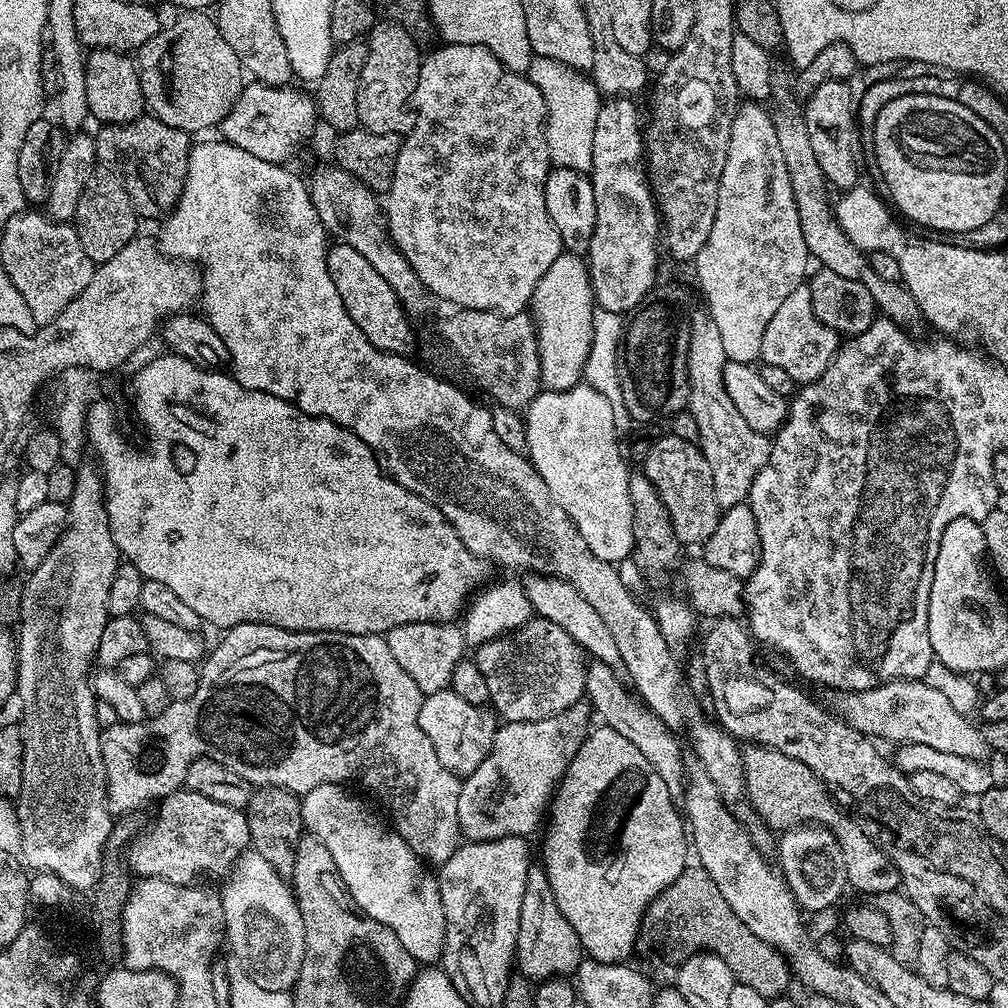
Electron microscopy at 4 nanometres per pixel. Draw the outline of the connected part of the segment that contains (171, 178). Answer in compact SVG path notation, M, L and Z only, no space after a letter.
M152 114L142 115L129 124L106 124L99 130L95 133L97 161L119 176L136 207L137 217L157 221L167 217L184 189L189 133L168 126Z

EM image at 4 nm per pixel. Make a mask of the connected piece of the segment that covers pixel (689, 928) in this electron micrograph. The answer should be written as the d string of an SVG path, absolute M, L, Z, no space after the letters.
M699 864L687 865L682 874L650 902L646 914L643 915L641 937L664 961L672 964L671 966L678 966L682 961L702 951L716 954L732 970L735 983L753 987L767 1000L781 997L789 982L792 982L791 968L785 958L776 948L751 934L746 924L734 914L729 902L710 878L709 872Z

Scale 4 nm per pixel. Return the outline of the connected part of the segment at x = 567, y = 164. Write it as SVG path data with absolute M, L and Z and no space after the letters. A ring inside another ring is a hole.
M533 55L526 73L528 80L542 90L548 111L548 150L550 160L557 168L569 168L575 172L591 173L594 154L594 122L598 122L598 110L602 93L583 71L554 62L552 58Z

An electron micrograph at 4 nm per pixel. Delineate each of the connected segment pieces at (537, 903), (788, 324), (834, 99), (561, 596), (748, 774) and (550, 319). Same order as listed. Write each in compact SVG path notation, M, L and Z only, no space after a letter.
M529 867L526 894L522 896L522 918L518 918L518 942L514 961L519 975L528 977L532 982L568 978L575 973L581 959L580 939L578 934L574 934L574 926L566 922L566 914L558 910L548 875L544 873L543 867Z
M801 286L791 292L782 306L778 306L774 318L770 318L770 323L766 325L766 334L762 334L762 350L759 359L770 366L782 366L790 378L794 378L797 385L803 386L812 384L826 370L826 366L832 361L833 356L839 352L842 345L842 337L839 332L835 332L830 326L826 326L814 314L814 306L810 298L810 290L807 286Z
M828 80L818 86L811 97L803 105L803 112L807 127L807 133L810 134L811 148L814 150L815 157L822 168L829 185L837 184L840 190L857 187L856 180L856 146L858 147L858 123L857 123L857 105L851 100L850 86L847 80Z
M528 574L525 577L522 580L524 593L526 598L530 598L532 611L539 619L554 622L554 626L562 626L562 630L566 630L566 634L570 634L593 661L605 663L617 674L624 672L622 654L618 650L618 642L614 642L614 634L610 634L606 622L602 622L602 614L598 614L598 610L594 610L594 606L590 606L590 602L586 602L578 590L574 590L574 586L556 576Z
M748 744L743 749L744 757L744 794L747 803L757 817L761 816L767 827L787 830L808 822L812 816L812 796L825 791L826 785L816 771L798 758L790 758L773 748L761 744Z
M562 254L554 258L554 266L542 274L542 282L538 282L530 305L540 351L540 382L547 391L561 392L581 383L587 355L590 354L593 311L592 279L588 276L587 263L576 254Z

